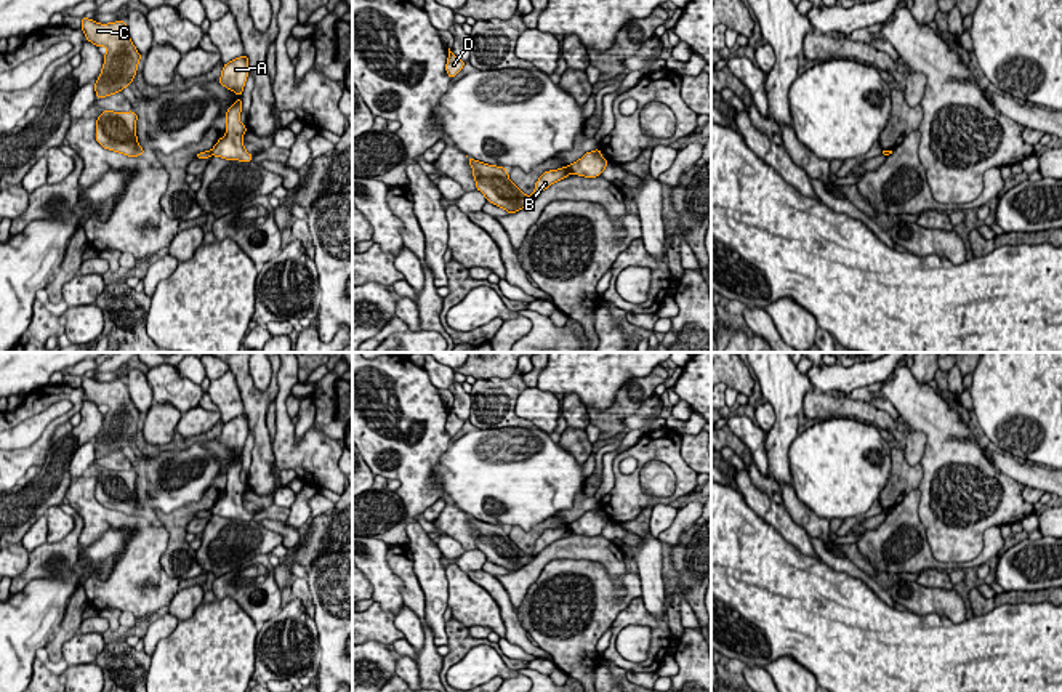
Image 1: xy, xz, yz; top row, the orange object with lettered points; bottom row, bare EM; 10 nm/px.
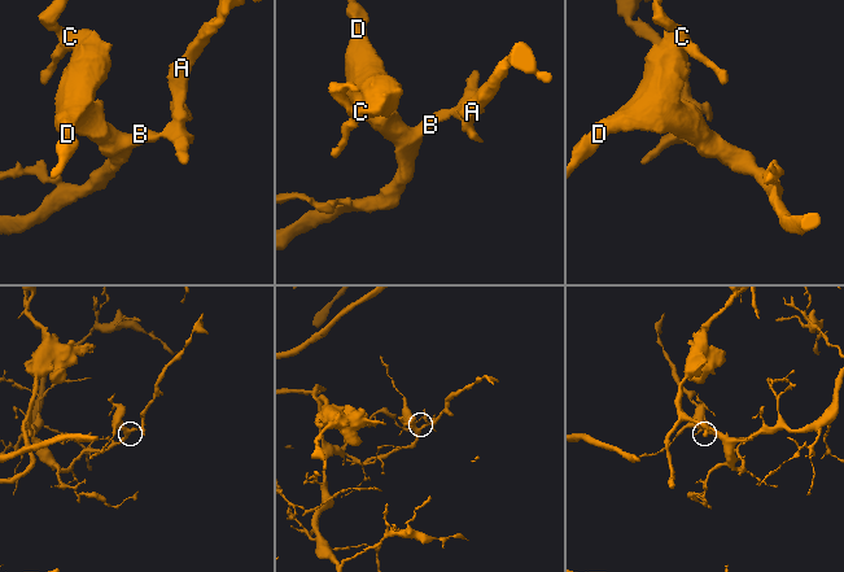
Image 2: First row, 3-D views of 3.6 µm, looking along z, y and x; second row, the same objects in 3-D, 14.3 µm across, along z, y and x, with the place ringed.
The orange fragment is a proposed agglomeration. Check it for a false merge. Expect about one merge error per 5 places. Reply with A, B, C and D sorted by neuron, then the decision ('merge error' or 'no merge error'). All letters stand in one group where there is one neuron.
A / B C D; merge error

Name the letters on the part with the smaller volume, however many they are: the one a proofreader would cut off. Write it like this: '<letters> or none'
A

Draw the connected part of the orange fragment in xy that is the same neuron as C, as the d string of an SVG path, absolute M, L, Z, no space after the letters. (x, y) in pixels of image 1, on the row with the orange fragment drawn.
M83 16L82 30L88 42L107 48L103 70L95 83L96 99L130 86L143 56L130 40L127 24L123 21L99 24Z

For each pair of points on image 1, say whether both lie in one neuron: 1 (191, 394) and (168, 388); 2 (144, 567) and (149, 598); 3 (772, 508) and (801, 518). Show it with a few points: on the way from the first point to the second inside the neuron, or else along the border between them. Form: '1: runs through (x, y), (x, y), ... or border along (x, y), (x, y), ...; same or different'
1: runs through (186, 394), (173, 388); same
2: runs through (138, 575), (135, 587), (141, 595); same
3: border along (784, 505), (809, 537); different

